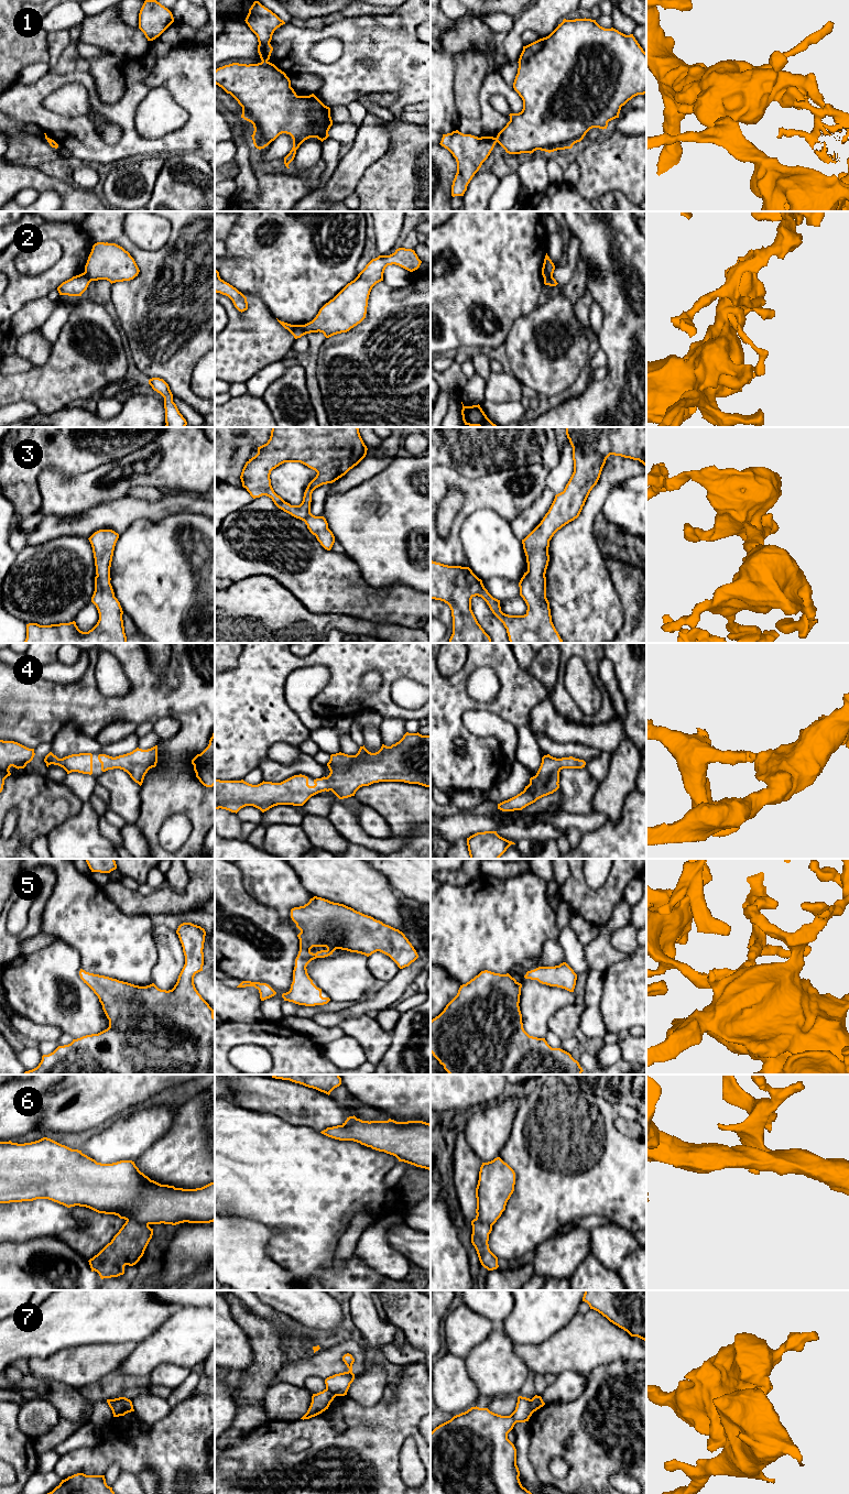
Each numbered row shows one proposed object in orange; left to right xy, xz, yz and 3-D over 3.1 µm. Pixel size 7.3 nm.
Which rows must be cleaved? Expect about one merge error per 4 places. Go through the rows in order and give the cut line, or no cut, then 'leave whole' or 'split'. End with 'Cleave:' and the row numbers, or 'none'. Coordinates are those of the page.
1: cut in xz along (262, 61), (267, 62); split
2: cut in xy along (84, 272), (90, 281); split
3: no cut; leave whole
4: no cut; leave whole
5: no cut; leave whole
6: cut in xy along (127, 1219), (133, 1219), (148, 1225); split
7: cut in yz along (530, 1399), (530, 1406), (533, 1411); split
Cleave: 1, 2, 6, 7

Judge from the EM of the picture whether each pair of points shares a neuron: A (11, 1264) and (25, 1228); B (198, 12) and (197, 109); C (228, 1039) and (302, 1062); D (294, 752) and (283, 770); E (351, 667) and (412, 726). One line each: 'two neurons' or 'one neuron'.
A: two neurons
B: two neurons
C: one neuron
D: two neurons
E: two neurons

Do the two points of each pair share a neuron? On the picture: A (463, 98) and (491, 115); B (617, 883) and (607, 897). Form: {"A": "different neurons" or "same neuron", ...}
{"A": "different neurons", "B": "same neuron"}

